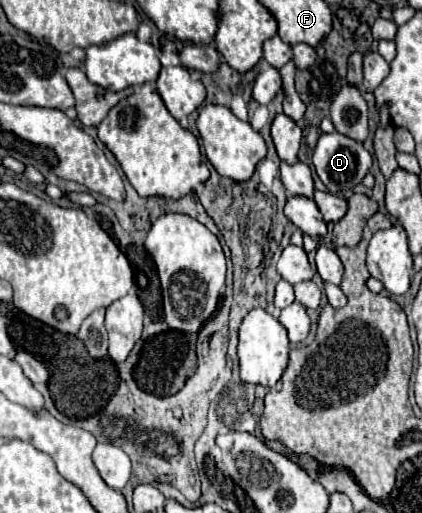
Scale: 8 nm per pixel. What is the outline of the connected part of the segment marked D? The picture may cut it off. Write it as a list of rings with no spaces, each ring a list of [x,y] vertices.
[[[321,134],[313,152],[317,176],[331,194],[349,192],[361,184],[371,168],[371,154],[363,144],[339,134]]]

